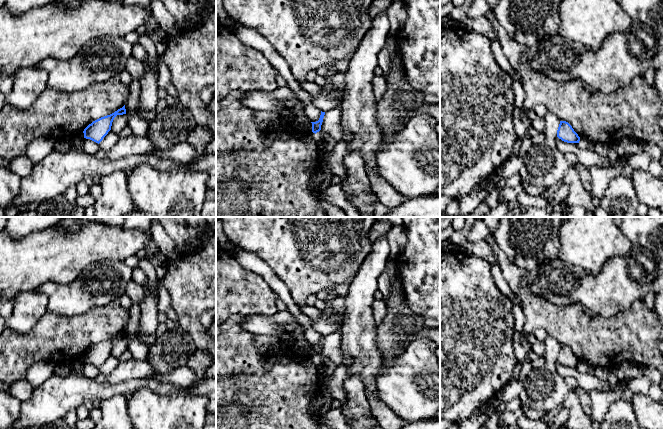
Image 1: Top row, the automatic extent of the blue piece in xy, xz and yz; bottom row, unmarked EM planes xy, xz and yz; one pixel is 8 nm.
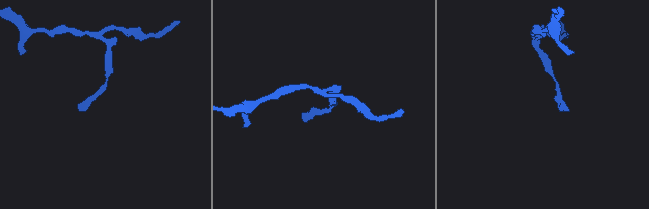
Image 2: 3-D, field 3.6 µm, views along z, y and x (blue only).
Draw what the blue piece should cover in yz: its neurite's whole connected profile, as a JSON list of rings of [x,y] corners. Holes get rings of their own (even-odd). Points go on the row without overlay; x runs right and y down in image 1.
[[[560,345],[557,361],[567,367],[579,367],[580,361],[566,345]]]

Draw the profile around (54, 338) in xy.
[[[119,299],[110,301],[102,306],[95,306],[87,312],[73,317],[64,317],[55,313],[46,312],[28,333],[17,333],[6,327],[0,341],[0,381],[8,385],[25,379],[28,368],[40,361],[66,362],[83,356],[93,345],[110,339],[122,332],[129,321],[129,312],[123,308]]]

